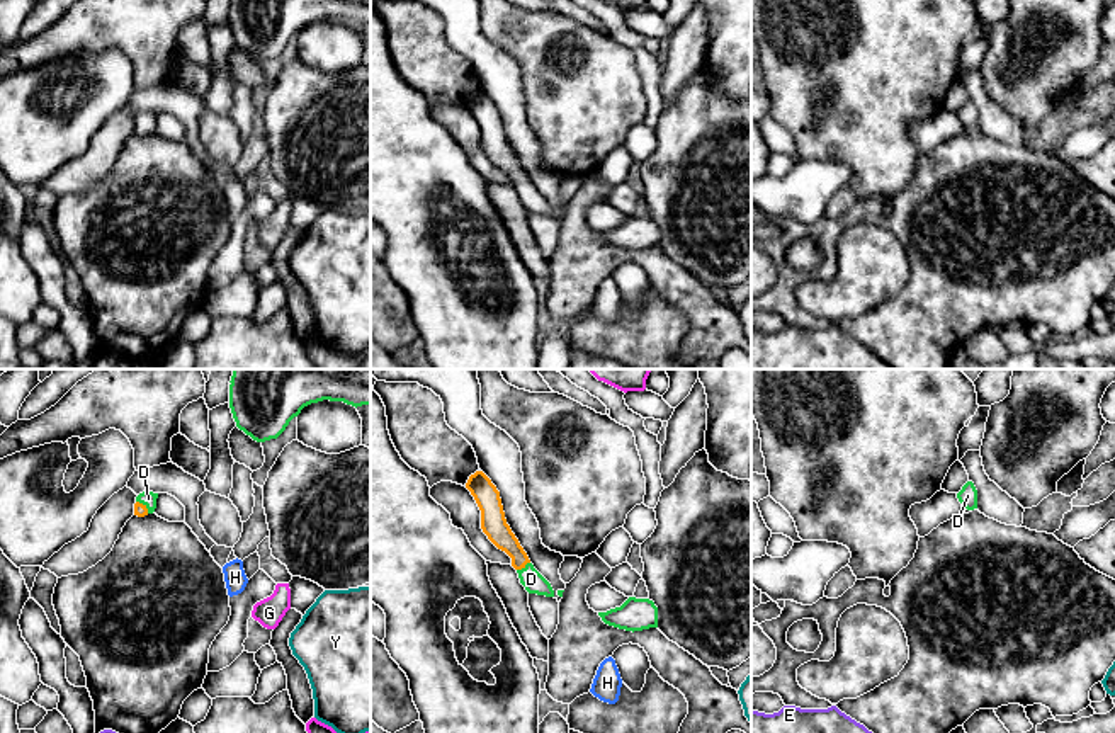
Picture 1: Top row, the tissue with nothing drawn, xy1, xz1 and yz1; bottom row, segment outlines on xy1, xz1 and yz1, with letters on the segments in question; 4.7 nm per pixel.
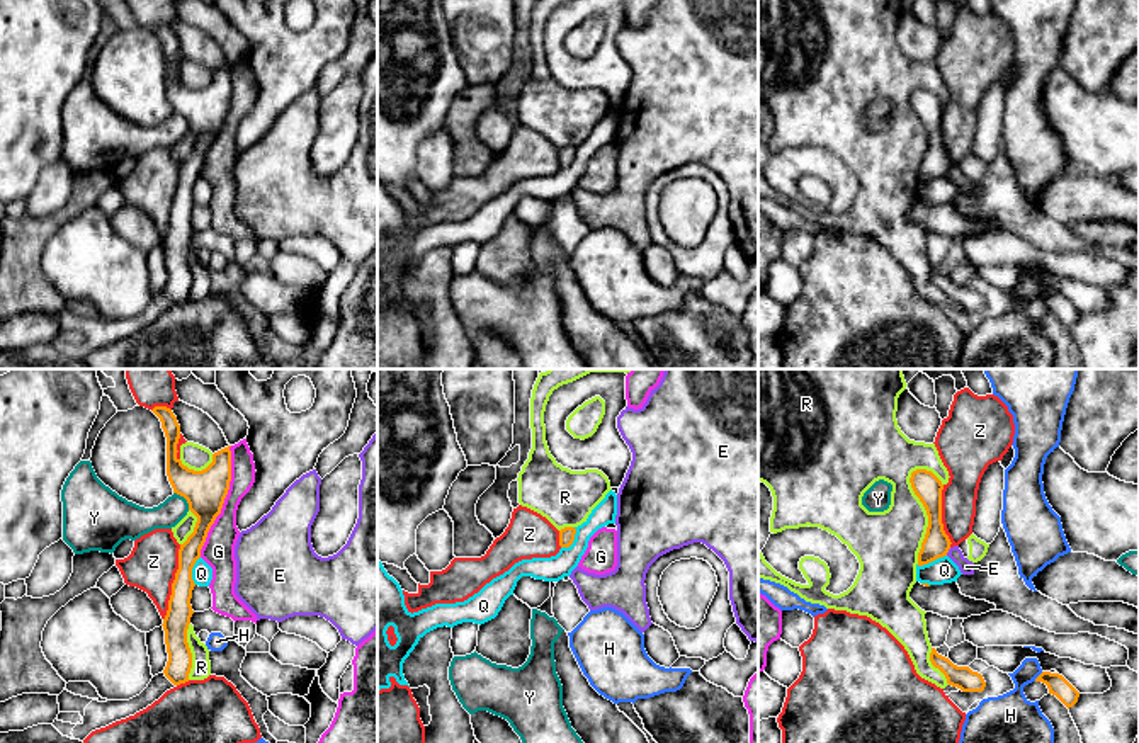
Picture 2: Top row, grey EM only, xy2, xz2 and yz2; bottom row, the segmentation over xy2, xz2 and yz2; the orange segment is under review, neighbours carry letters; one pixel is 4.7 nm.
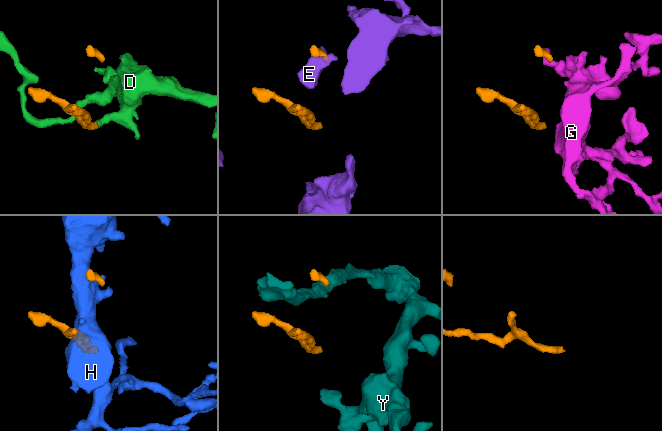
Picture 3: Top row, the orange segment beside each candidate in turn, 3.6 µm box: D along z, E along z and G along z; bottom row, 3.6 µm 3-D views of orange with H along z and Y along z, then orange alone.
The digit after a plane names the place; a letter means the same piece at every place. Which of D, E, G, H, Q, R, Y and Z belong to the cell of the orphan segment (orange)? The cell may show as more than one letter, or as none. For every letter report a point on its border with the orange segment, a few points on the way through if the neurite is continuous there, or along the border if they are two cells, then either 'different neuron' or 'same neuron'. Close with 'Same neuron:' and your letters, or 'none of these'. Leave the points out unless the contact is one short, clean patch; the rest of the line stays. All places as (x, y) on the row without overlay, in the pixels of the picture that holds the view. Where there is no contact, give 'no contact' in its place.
D: xz1 (522, 186) | across xz1 (493, 142), (517, 172), (522, 186), (531, 198) | same neuron
E: yz2 (947, 170) | different neuron
G: xy2 (223, 121) | different neuron
H: yz2 (1037, 296) | different neuron
Q: yz2 (930, 181) | along yz2 (946, 174), (917, 184) | different neuron
R: yz2 (927, 131) | different neuron
Y: xy2 (184, 116) | along xy2 (174, 111), (186, 119), (189, 128) | different neuron
Z: xy2 (174, 201) | different neuron
Same neuron: D

